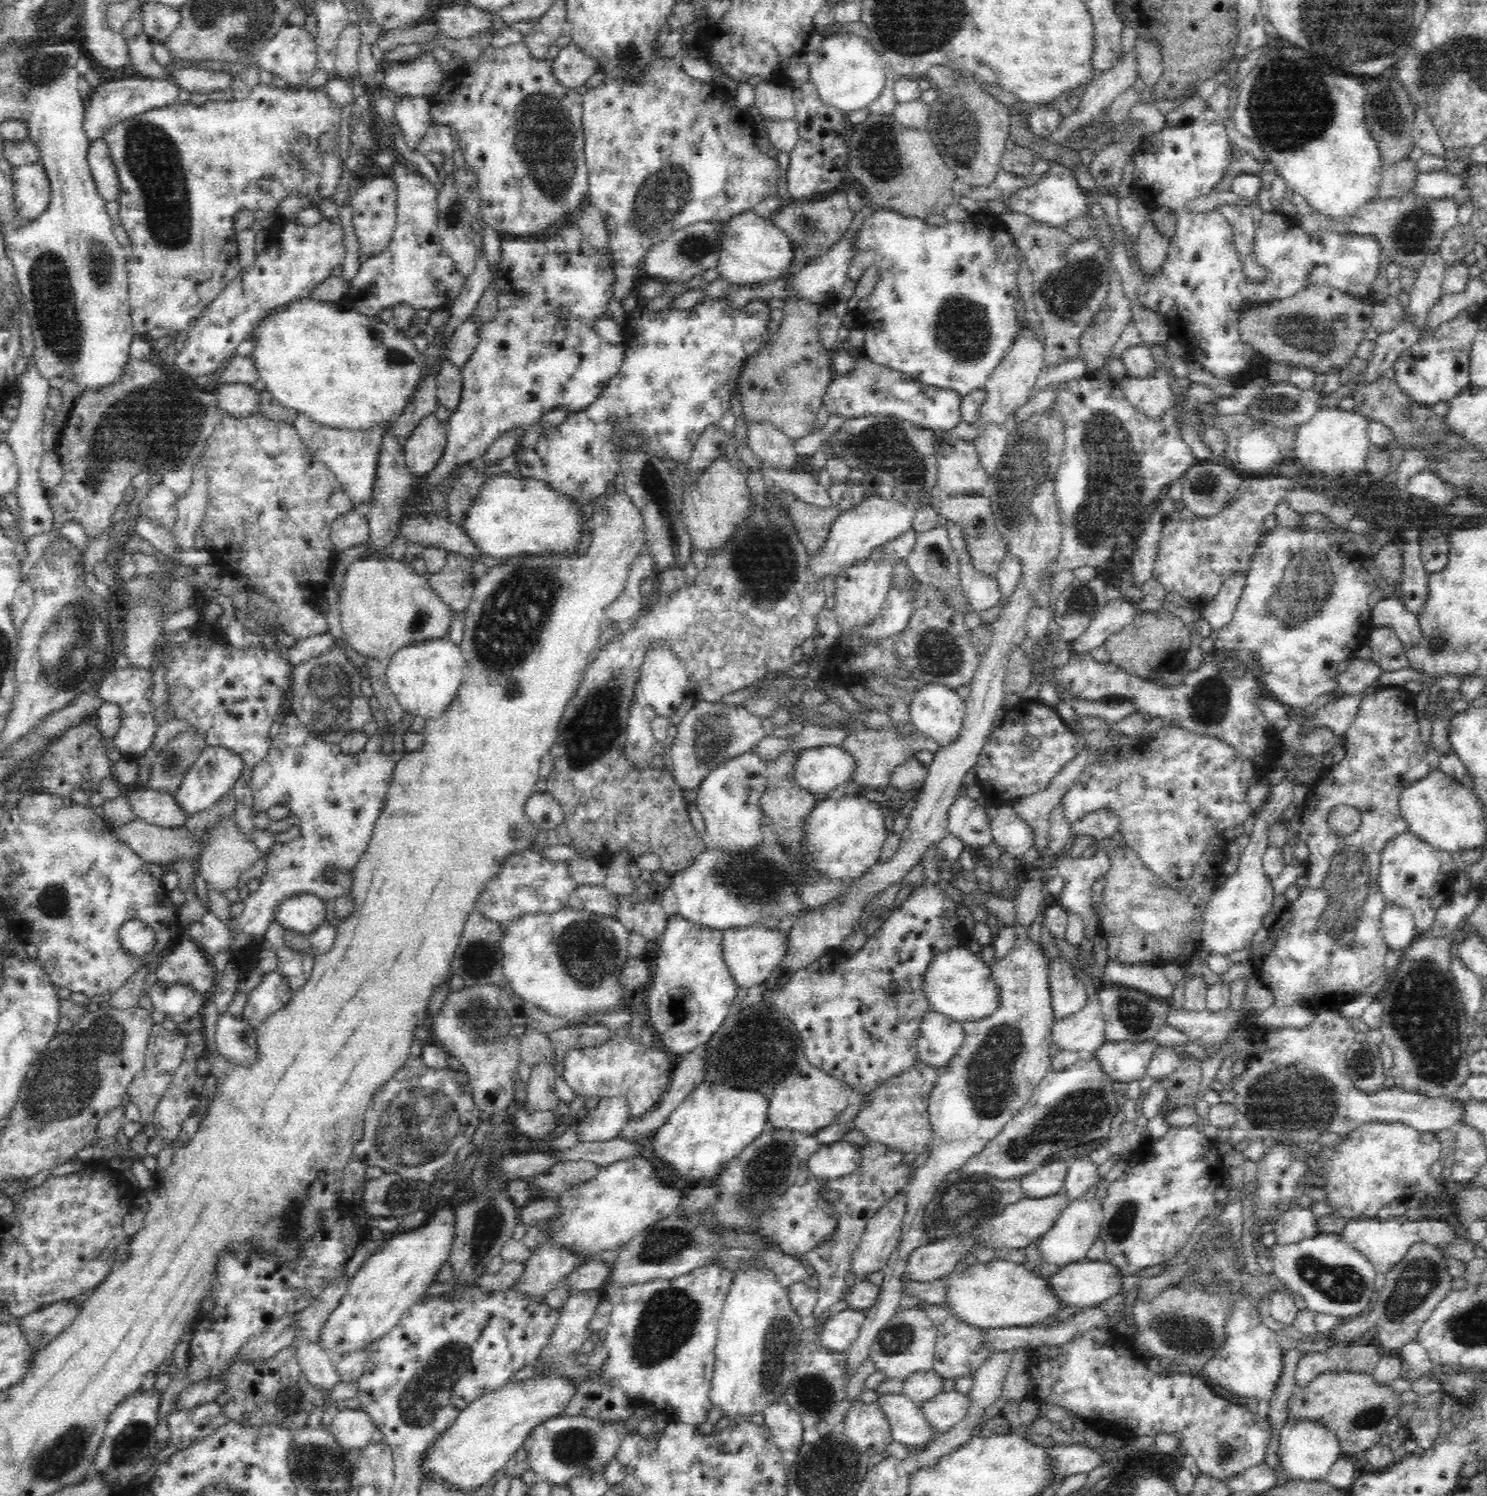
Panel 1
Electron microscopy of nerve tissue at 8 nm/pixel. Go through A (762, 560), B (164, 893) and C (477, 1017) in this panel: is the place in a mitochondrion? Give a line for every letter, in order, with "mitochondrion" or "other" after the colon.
A: mitochondrion
B: other
C: mitochondrion

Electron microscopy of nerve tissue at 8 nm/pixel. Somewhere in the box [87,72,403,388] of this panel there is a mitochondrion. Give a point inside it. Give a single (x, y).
(151, 155)

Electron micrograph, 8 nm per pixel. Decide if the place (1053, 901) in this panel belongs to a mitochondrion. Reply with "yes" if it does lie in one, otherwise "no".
no

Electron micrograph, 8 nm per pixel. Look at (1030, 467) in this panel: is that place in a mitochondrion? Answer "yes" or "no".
yes

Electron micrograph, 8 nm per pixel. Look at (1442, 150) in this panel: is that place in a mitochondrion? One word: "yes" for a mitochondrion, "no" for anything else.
no

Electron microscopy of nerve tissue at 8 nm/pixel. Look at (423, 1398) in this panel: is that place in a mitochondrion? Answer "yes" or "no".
yes

